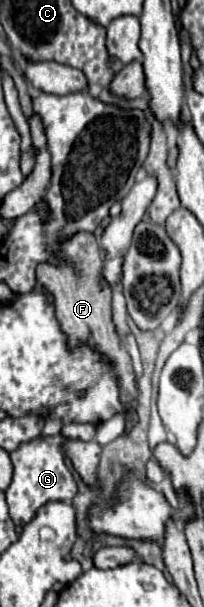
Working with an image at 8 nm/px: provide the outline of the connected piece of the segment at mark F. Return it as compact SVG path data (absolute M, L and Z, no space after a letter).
M80 231L72 237L68 237L64 243L60 243L56 251L58 263L40 263L36 273L35 288L39 285L46 287L56 301L56 315L66 331L70 345L78 343L78 339L90 339L98 351L106 351L114 363L118 363L118 371L122 371L122 403L130 403L138 397L138 387L130 363L130 355L126 351L126 345L122 337L116 333L114 321L112 321L112 291L106 279L102 277L102 253L100 243L94 237L94 233Z

